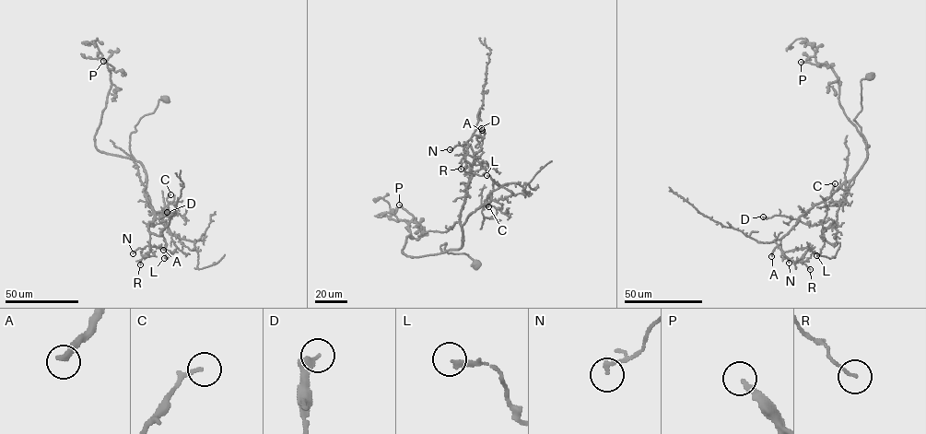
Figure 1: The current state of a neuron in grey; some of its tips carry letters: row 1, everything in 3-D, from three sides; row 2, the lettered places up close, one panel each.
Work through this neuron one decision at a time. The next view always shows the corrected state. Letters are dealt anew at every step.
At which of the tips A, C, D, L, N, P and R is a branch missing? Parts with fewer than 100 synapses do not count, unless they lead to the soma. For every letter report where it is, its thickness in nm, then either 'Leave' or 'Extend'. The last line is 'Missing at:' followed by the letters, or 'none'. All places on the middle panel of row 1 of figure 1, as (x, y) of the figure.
A: Place: (482, 130). Thickness 320 nm. Leave
C: Place: (488, 206). Thickness 150 nm. Leave
D: Place: (481, 128). Thickness 260 nm. Leave
L: Place: (486, 175). Thickness 240 nm. Leave
N: Place: (450, 149). Thickness 160 nm. Leave
P: Place: (399, 205). Thickness 220 nm. Extend
R: Place: (461, 169). Thickness 120 nm. Leave
Missing at: P

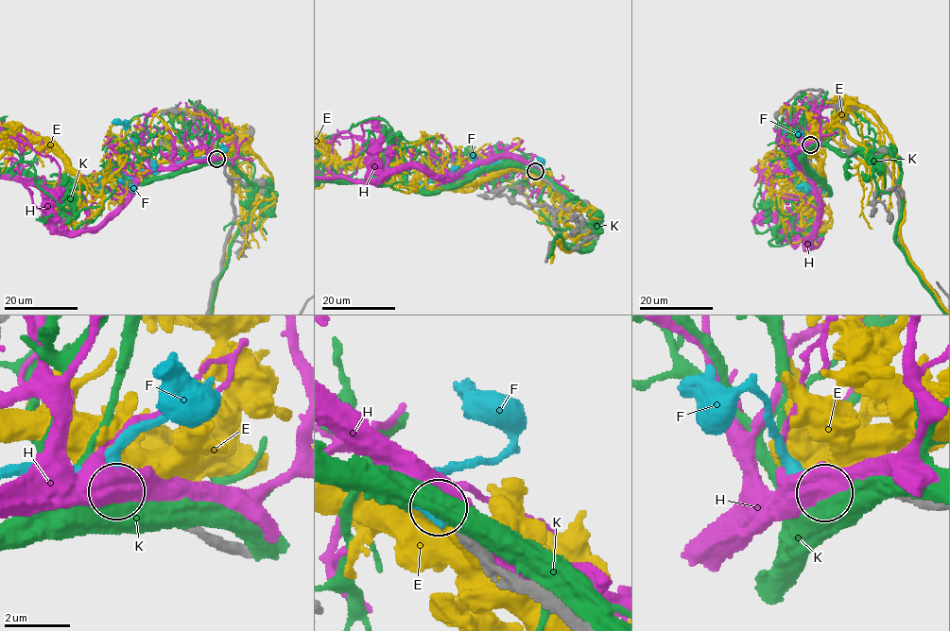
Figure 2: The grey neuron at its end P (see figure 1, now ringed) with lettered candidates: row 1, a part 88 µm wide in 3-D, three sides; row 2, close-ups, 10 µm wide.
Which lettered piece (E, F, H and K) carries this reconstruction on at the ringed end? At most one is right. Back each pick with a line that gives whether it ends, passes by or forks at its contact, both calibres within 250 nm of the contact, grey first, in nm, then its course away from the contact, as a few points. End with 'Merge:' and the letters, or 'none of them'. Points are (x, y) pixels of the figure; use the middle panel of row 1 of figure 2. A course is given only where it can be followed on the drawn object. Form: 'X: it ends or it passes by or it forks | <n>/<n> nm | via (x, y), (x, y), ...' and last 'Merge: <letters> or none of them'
F: it ends | 360/500 nm
Merge: F

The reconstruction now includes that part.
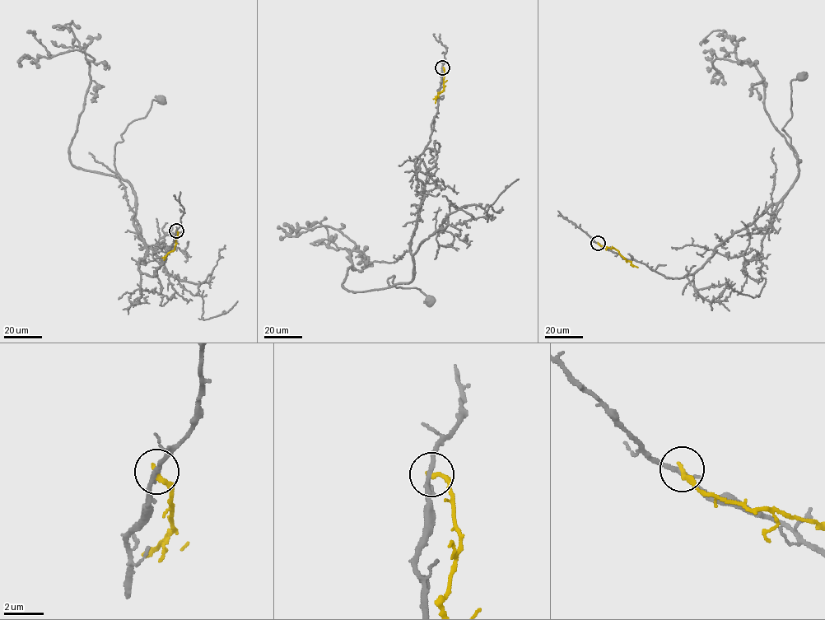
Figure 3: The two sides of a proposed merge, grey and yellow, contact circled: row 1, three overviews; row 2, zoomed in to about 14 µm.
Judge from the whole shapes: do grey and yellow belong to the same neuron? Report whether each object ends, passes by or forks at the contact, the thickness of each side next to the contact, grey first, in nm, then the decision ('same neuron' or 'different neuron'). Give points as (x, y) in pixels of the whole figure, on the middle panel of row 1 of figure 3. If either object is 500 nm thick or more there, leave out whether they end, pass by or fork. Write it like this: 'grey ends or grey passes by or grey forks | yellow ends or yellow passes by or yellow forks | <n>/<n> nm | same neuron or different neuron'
grey passes by | yellow ends | 220/260 nm | different neuron

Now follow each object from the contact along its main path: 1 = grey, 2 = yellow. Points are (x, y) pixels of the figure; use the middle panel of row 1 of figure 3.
1: (442, 67), (430, 142), (415, 164), (424, 185), (412, 281), (391, 286), (387, 279), (420, 289), (431, 301)
2: (442, 67), (445, 72), (444, 90), (438, 93), (435, 103)

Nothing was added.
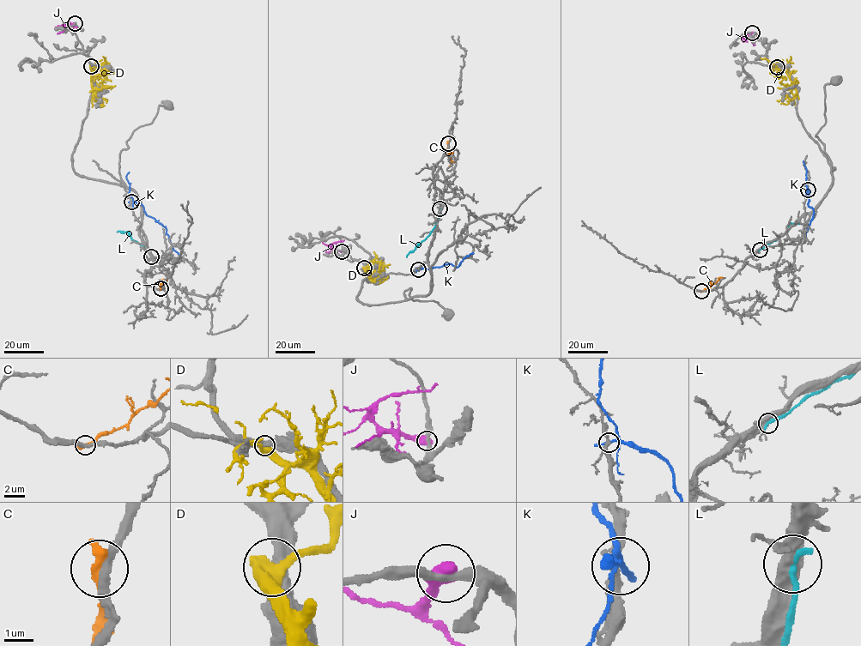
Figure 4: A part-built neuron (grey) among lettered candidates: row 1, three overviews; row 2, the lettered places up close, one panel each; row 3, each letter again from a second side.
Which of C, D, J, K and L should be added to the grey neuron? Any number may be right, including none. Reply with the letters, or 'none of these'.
none of these

